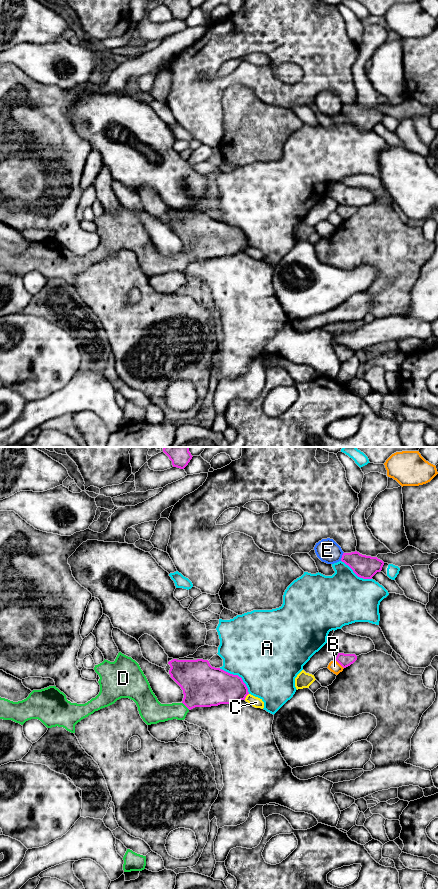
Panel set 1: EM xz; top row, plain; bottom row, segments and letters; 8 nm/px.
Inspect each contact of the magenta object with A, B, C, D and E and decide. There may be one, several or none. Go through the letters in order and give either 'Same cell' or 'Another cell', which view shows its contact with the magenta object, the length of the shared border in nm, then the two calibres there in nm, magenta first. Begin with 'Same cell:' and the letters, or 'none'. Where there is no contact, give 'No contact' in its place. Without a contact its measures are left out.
Same cell: D
A: Another cell. Touches magenta in xz. Shared border 320 nm. Thickness 320 nm (magenta) against 500 nm
B: Another cell. Touches magenta in xz. Shared border 100 nm. Thickness 110 nm (magenta) against 90 nm
C: Another cell. Touches magenta in xz. Shared border 70 nm. Thickness 280 nm (magenta) against 90 nm
D: Same cell. Touches magenta in xz. Shared border 90 nm. Thickness 340 nm (magenta) against 160 nm
E: Another cell. Touches magenta in xz. Shared border 80 nm. Thickness 180 nm (magenta) against 190 nm

